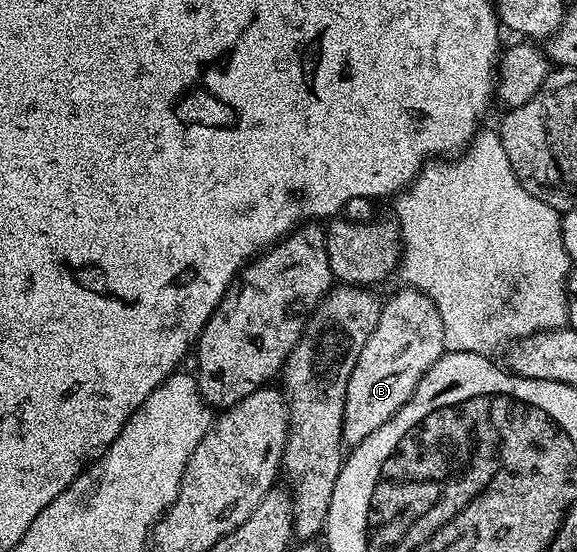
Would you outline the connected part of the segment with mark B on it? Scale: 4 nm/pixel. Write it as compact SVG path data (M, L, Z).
M411 285L403 289L405 291L390 296L381 306L378 325L366 345L362 345L354 373L350 373L344 406L344 441L349 448L370 437L374 429L386 425L386 421L410 401L418 381L422 381L430 365L446 350L442 317L438 317L434 301Z

